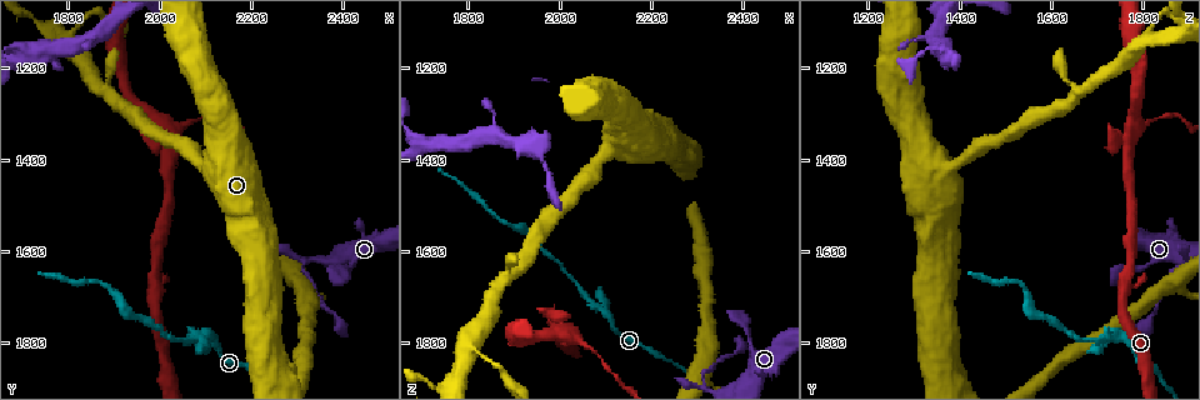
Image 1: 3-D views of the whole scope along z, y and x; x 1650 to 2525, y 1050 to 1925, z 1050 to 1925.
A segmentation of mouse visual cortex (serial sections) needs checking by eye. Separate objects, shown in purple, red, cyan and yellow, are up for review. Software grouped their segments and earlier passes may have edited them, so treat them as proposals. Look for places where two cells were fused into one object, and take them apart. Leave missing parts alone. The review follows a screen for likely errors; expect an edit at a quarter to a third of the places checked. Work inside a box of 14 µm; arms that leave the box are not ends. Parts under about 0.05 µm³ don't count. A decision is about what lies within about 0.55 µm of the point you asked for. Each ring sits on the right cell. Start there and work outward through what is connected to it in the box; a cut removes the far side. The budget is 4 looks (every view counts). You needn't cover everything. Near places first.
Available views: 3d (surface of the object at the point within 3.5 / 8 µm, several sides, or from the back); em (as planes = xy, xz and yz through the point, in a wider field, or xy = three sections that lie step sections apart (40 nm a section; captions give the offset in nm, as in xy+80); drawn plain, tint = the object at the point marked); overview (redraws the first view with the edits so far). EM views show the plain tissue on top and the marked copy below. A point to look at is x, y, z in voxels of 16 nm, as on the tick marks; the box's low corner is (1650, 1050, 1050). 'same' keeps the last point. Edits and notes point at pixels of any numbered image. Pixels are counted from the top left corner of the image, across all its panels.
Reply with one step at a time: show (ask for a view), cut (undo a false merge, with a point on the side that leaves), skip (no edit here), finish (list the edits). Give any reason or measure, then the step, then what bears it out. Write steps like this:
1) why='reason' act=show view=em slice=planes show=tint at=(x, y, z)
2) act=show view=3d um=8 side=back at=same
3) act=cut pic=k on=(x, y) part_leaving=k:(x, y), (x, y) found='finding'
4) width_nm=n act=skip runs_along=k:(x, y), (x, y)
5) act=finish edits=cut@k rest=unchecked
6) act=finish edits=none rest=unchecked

why='branch point' act=show view=3d um=3.5 at=(2095, 1785, 1735)

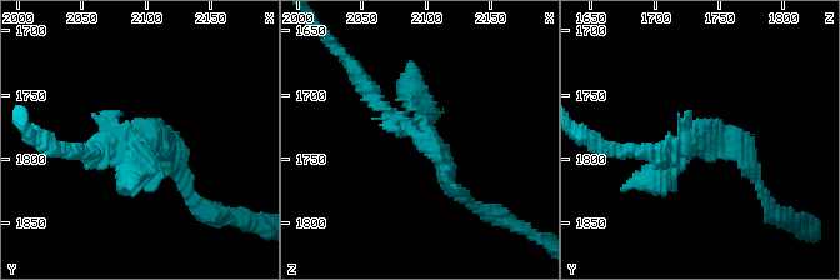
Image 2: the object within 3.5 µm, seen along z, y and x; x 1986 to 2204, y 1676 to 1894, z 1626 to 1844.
act=show view=em slice=xy step=1 show=tint at=(2100, 1786, 1732)

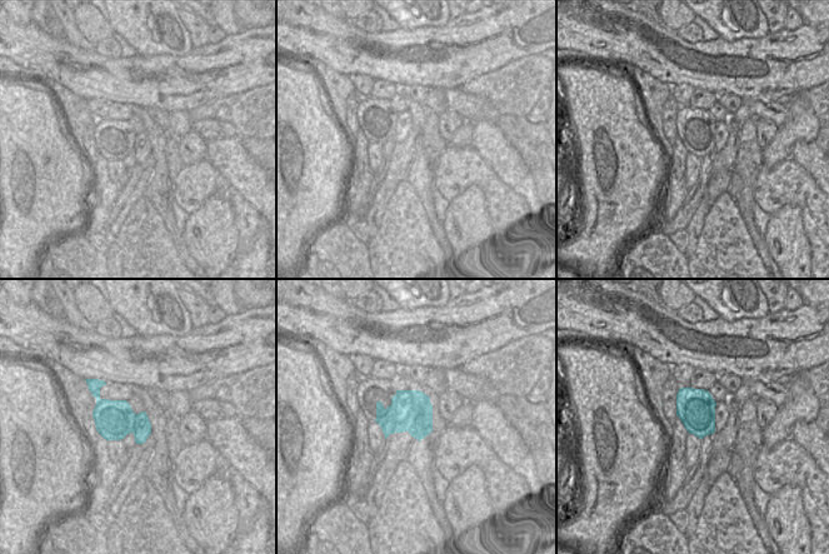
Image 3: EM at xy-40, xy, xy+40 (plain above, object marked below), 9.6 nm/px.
width_nm=400 act=cut pic=2 on=(130, 188) part_leaving=2:(669, 169), (634, 180), (621, 191) found='a second cell is stuck on'

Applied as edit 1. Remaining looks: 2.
act=show view=overview

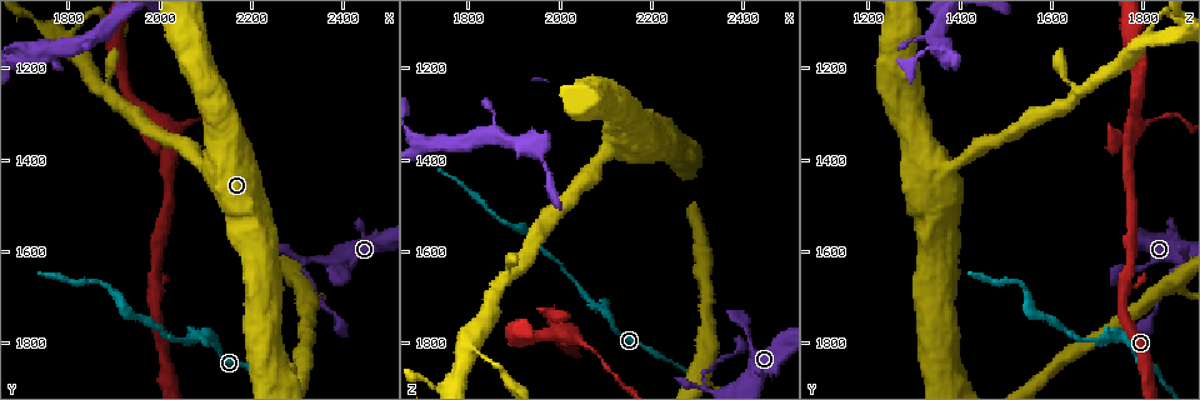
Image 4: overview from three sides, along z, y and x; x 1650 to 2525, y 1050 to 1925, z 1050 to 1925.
why='a narrow waist' act=show view=3d um=3.5 at=(2020, 1375, 1770)

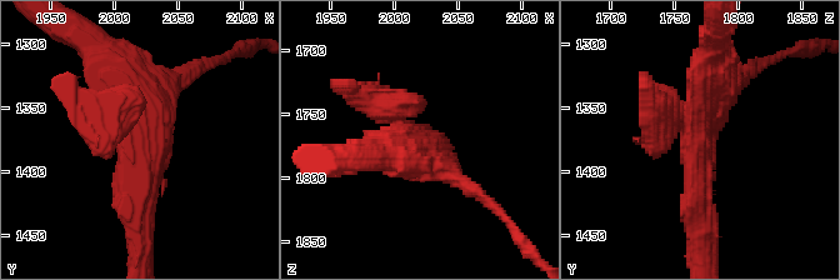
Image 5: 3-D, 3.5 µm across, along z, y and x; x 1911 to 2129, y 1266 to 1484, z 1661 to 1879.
act=cut pic=5 on=(89, 123) part_leaving=5:(114, 118), (83, 105), (51, 79) found='a second cell is stuck on'

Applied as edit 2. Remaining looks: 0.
act=finish edits=cut@2,cut@5 rest=unchecked

